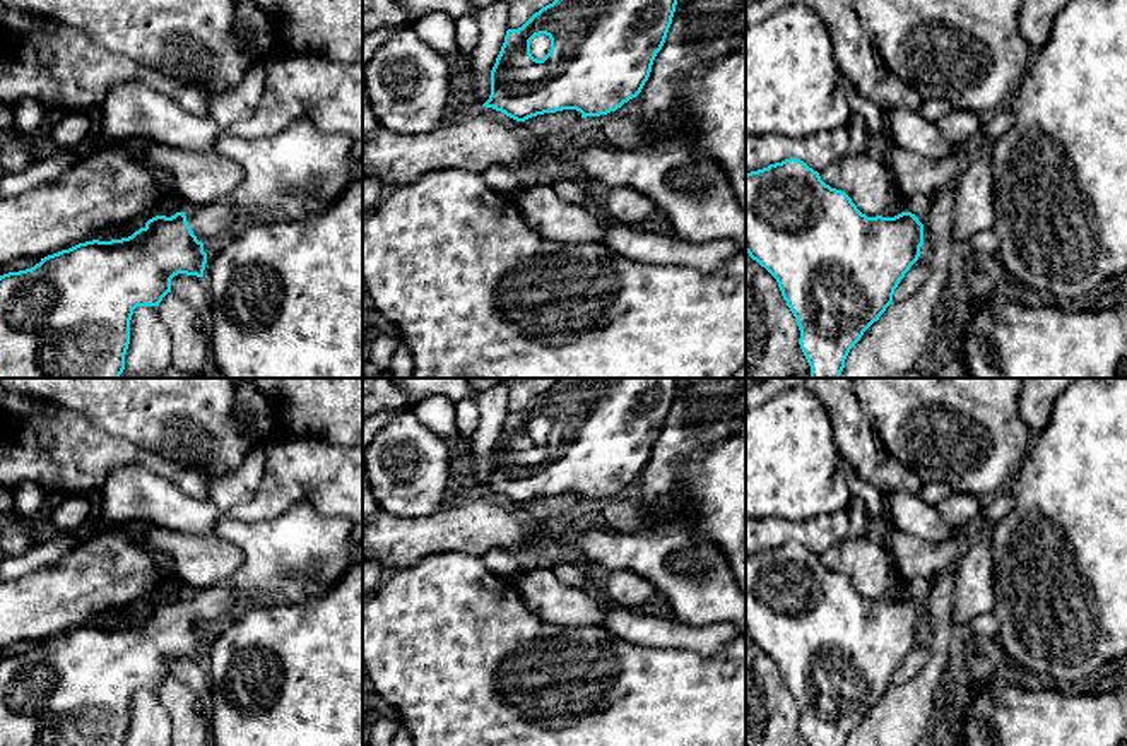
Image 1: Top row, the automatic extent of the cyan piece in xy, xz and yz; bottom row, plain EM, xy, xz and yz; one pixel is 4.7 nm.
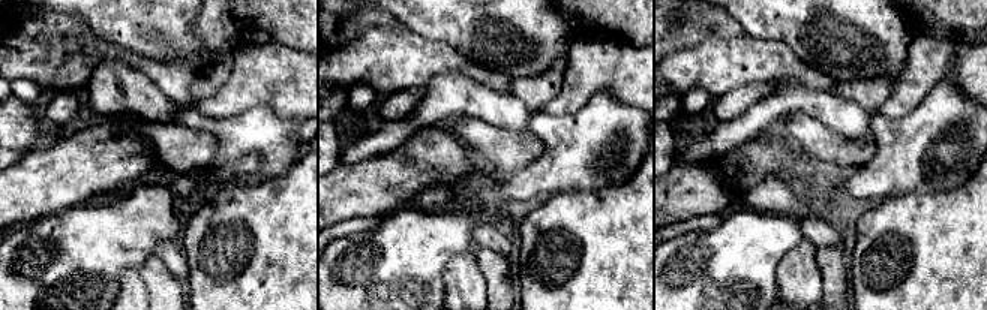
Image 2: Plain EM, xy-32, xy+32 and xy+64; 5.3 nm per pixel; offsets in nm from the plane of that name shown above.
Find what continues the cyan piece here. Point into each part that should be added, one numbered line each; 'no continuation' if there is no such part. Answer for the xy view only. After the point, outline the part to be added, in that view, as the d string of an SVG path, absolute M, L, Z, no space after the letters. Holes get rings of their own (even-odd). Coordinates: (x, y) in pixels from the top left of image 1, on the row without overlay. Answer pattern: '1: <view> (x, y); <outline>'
1: xy (301, 555); M308 501L268 522L246 524L219 515L214 534L234 544L243 563L227 580L186 592L186 606L202 626L221 626L234 614L255 604L298 604L333 589L352 561L349 542L354 524L340 517L323 517Z

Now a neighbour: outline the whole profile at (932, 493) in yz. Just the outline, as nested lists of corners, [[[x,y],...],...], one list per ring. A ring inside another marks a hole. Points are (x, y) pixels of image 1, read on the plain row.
[[[927,483],[920,489],[918,496],[925,500],[929,505],[935,506],[941,500],[946,500],[953,493],[953,488],[946,483]]]

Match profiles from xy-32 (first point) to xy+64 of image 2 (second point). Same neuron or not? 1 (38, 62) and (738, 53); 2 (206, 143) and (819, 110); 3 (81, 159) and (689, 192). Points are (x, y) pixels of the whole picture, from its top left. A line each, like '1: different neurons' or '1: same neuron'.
1: same neuron
2: different neurons
3: same neuron

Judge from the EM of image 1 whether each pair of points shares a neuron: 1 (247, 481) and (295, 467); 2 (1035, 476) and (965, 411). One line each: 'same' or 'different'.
1: different
2: different

